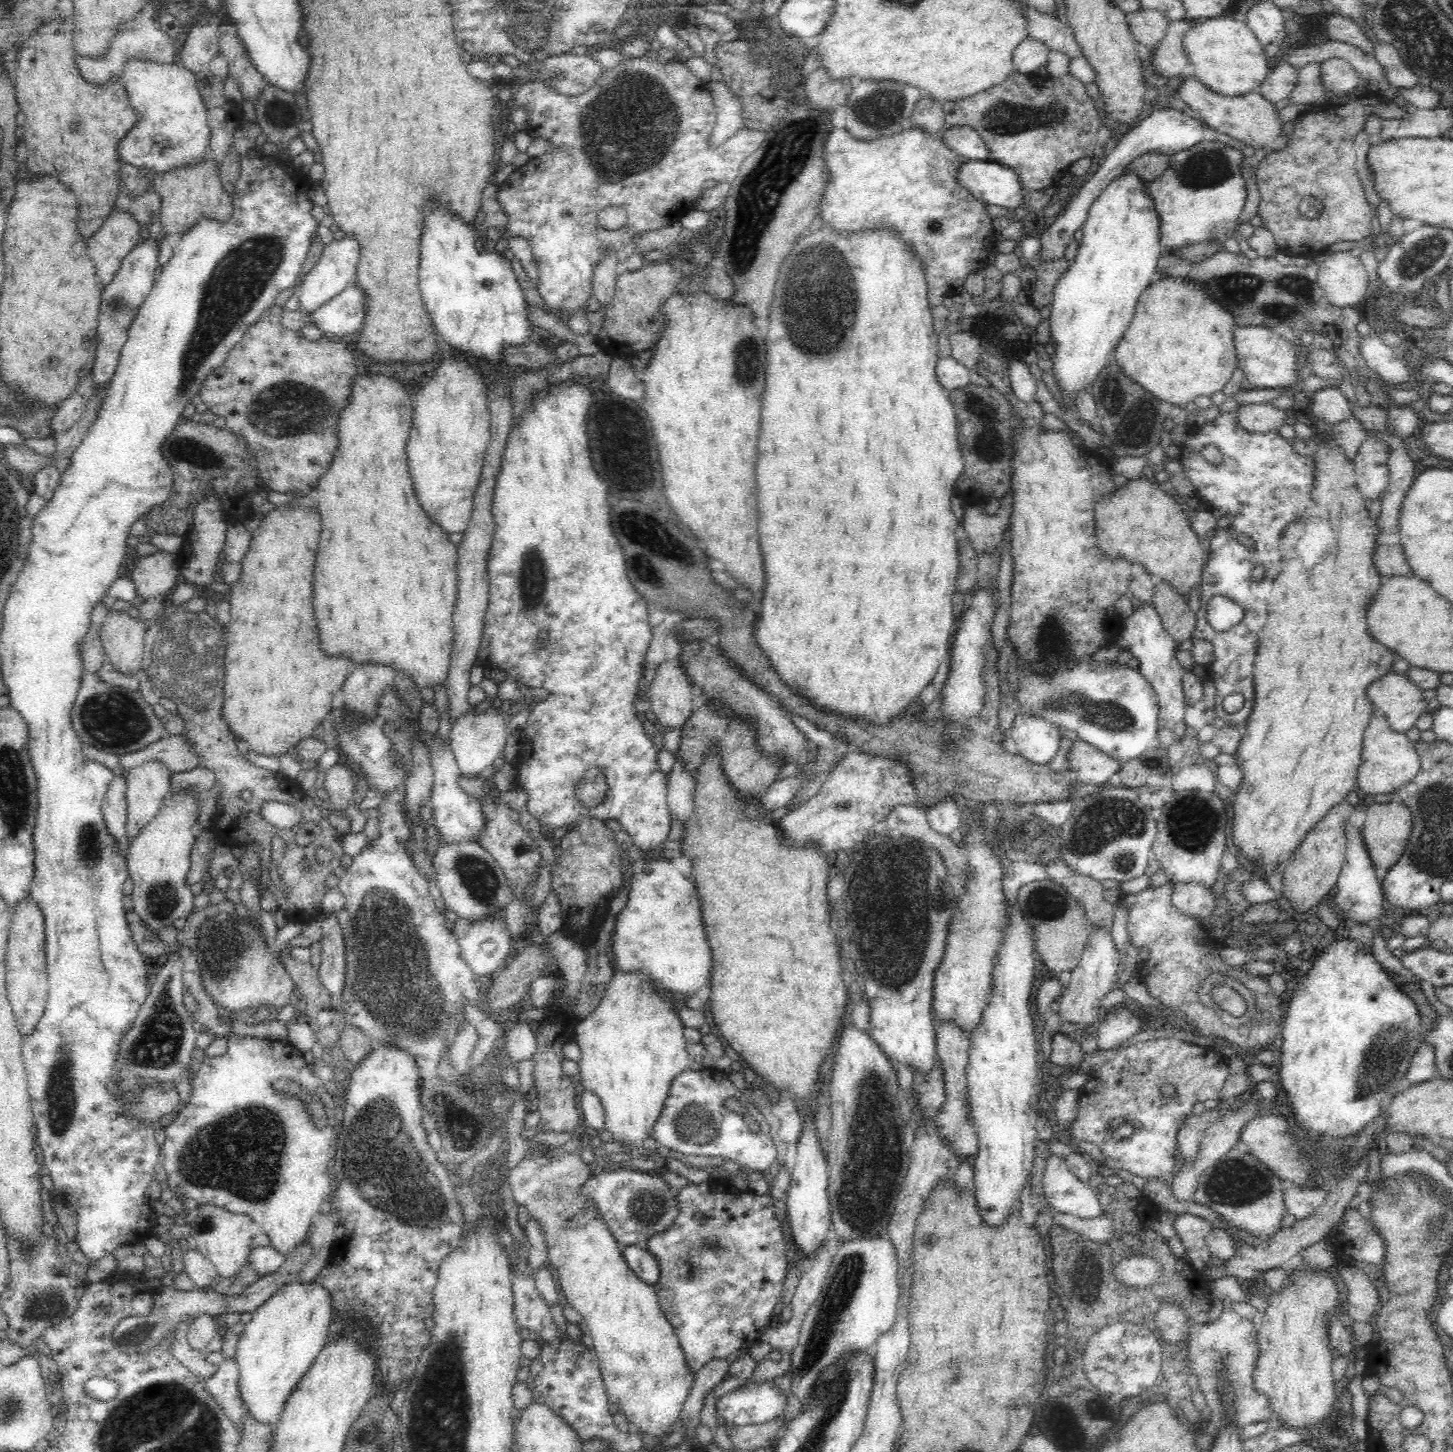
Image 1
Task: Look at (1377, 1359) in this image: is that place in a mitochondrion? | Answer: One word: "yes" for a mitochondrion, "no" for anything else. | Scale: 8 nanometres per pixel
no

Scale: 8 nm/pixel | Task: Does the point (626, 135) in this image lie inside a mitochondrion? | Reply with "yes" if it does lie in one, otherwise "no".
yes

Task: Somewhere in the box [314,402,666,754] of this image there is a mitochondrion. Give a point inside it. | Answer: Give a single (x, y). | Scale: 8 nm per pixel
(532, 581)

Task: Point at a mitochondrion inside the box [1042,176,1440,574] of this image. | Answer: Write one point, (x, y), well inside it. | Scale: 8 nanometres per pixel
(1291, 294)

